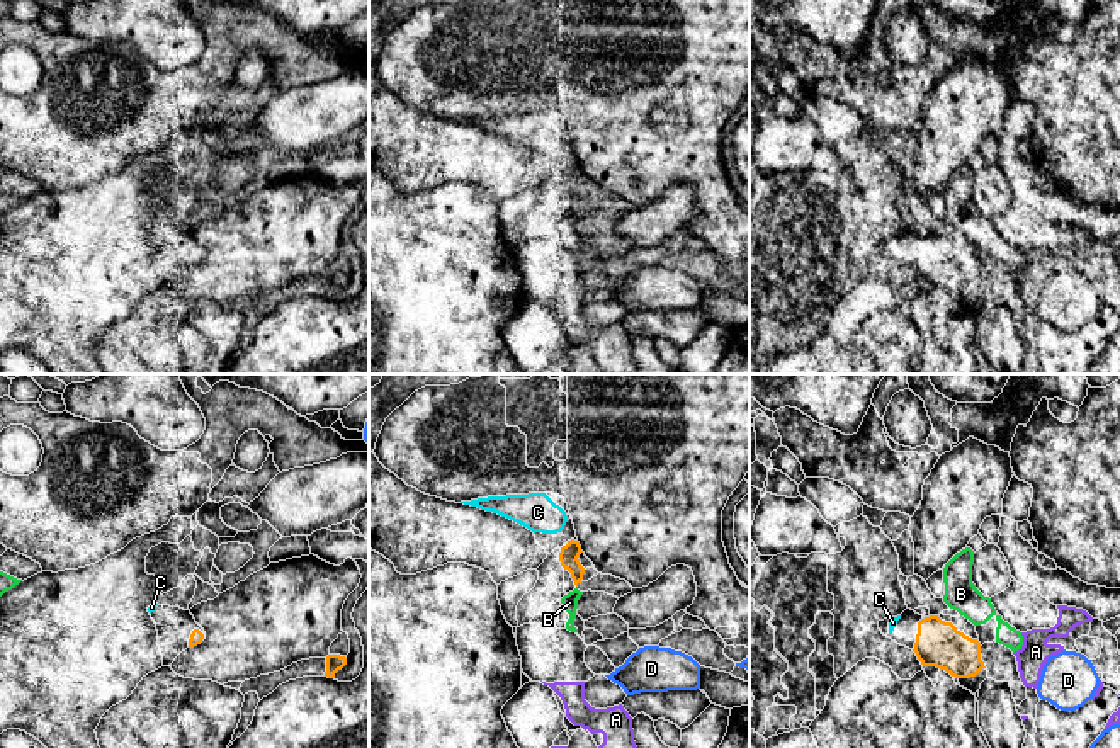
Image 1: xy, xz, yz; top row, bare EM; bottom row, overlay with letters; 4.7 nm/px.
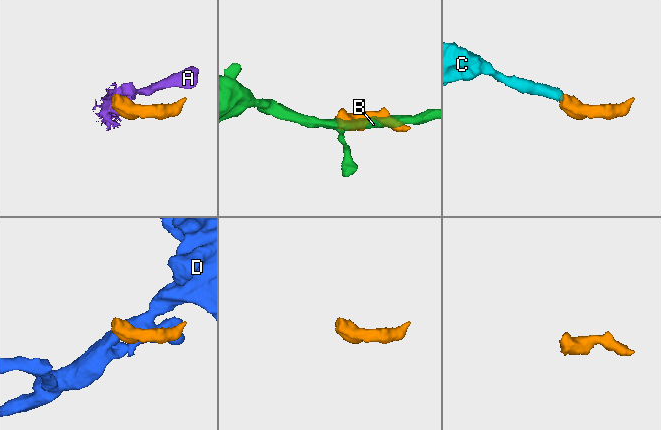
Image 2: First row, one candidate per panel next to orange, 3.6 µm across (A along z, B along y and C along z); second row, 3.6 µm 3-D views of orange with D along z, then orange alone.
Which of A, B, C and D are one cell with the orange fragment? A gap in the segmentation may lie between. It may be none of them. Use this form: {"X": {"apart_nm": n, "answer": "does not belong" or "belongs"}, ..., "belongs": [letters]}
{"A": {"apart_nm": 150, "answer": "does not belong"}, "B": {"apart_nm": 0, "answer": "does not belong"}, "C": {"apart_nm": 60, "answer": "belongs"}, "D": {"apart_nm": 260, "answer": "does not belong"}, "belongs": ["C"]}

